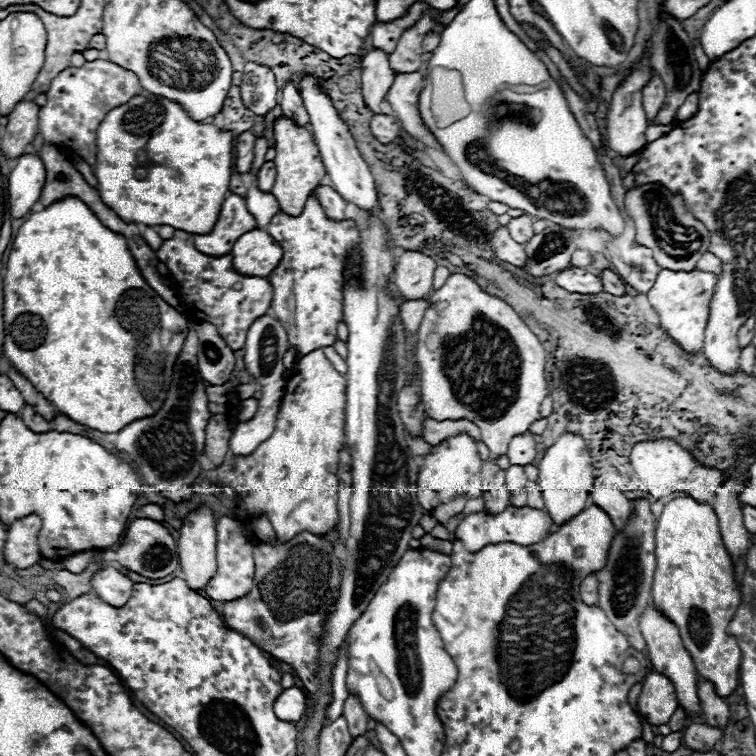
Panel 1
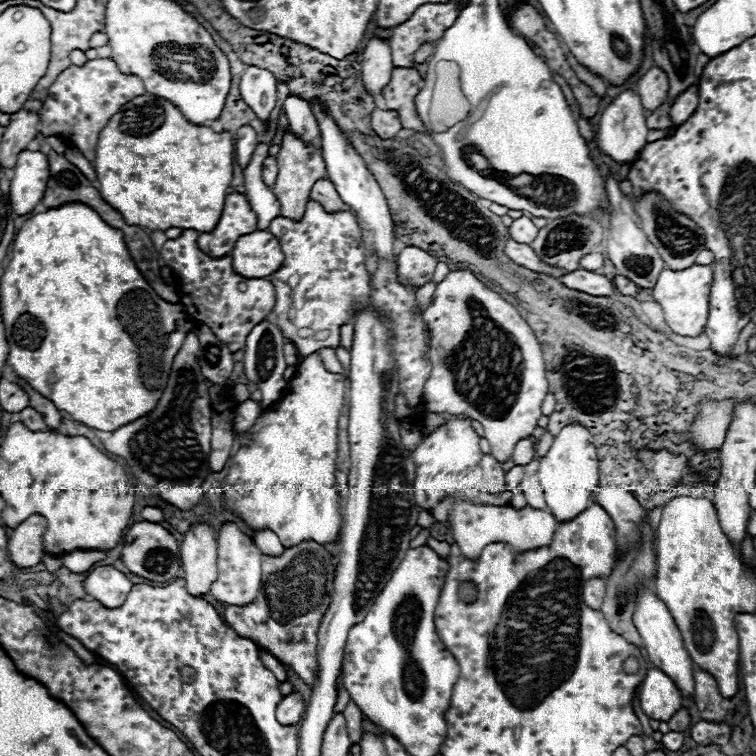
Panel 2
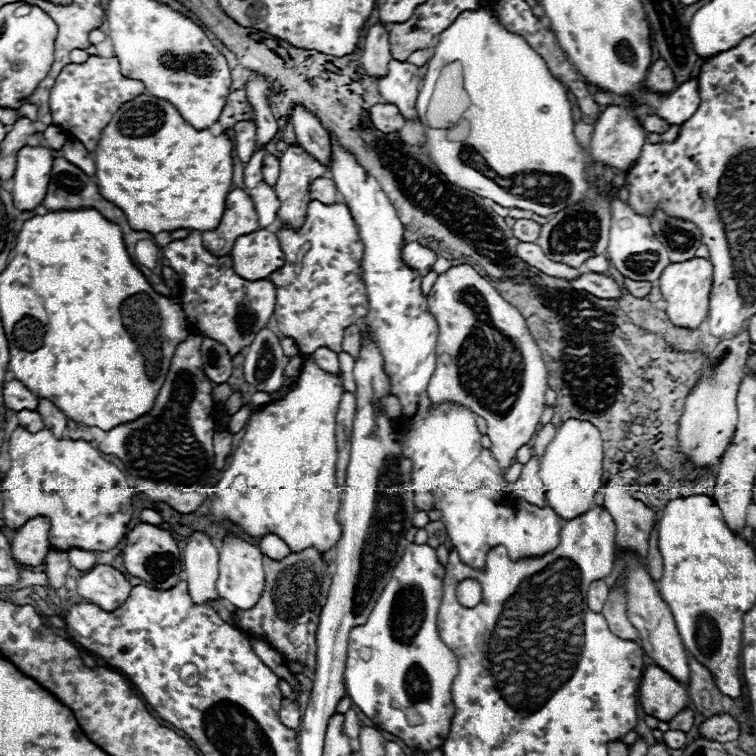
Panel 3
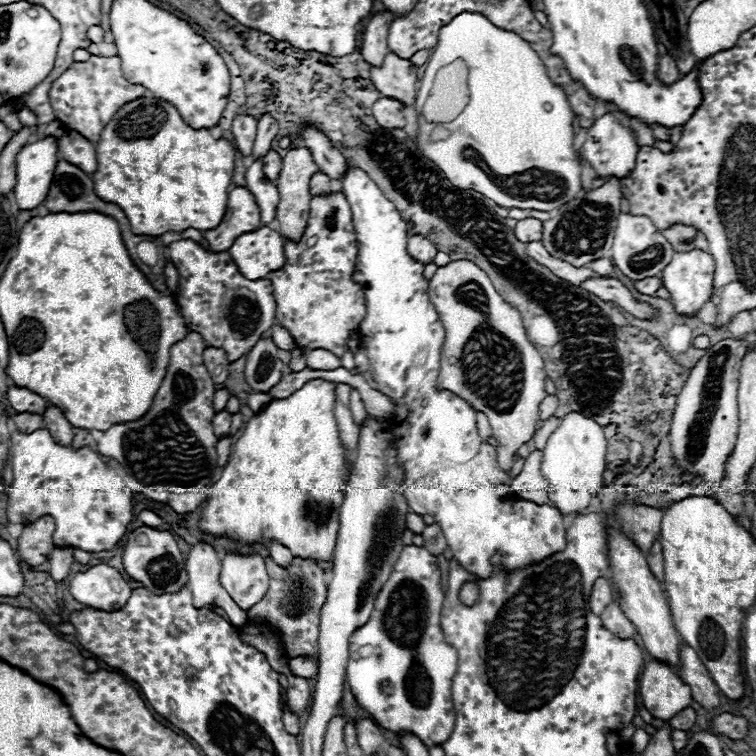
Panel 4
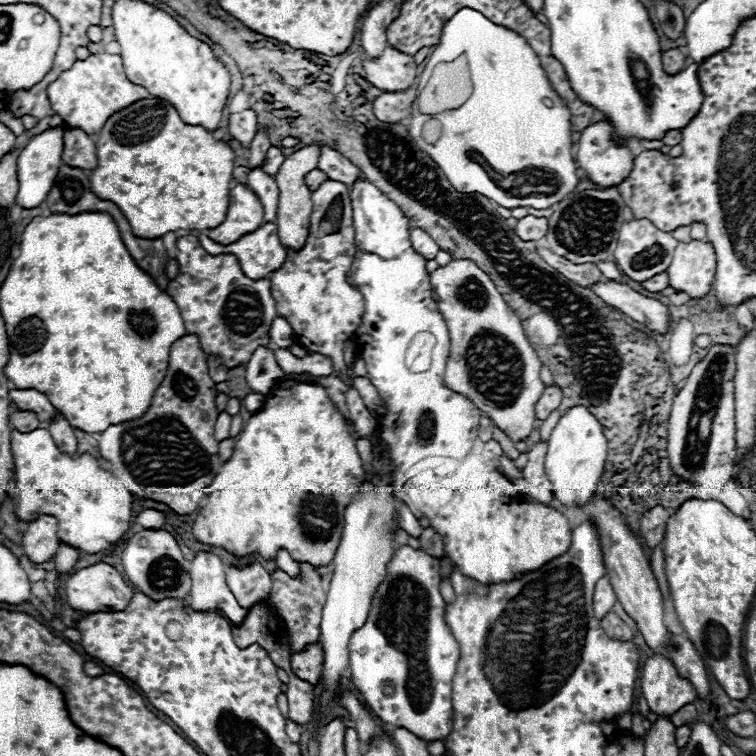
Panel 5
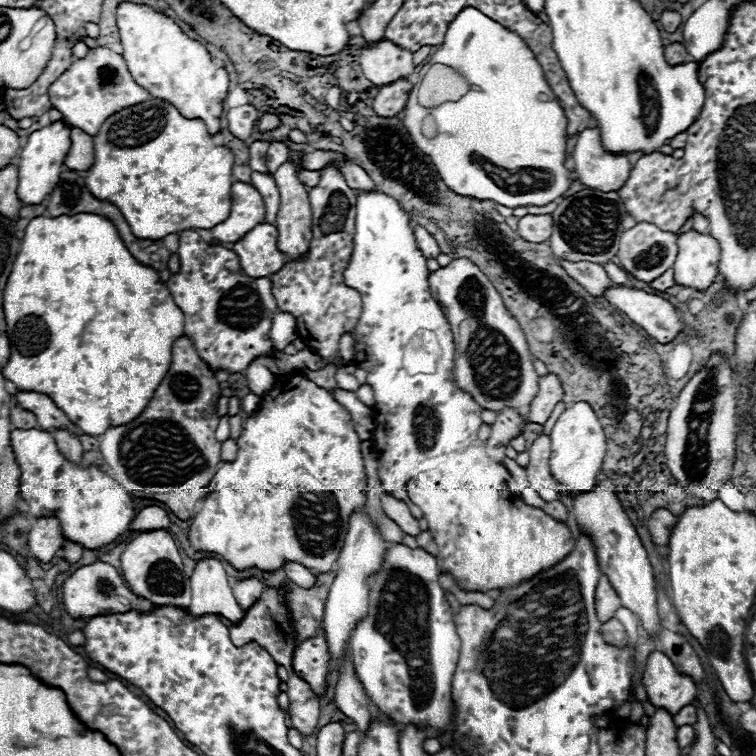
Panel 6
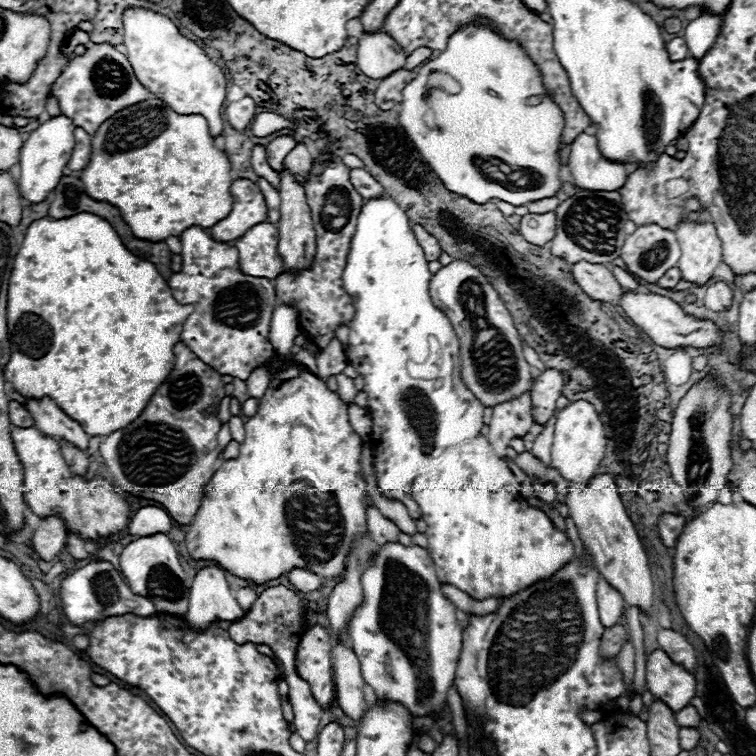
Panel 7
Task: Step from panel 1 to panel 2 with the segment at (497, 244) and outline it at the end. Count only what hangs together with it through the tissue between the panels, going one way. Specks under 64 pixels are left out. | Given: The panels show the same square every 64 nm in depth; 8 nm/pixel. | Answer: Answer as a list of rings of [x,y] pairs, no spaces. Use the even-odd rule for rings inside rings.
[[[510,240],[506,244],[506,254],[520,266],[526,266],[528,270],[534,270],[534,272],[542,272],[542,274],[548,274],[548,276],[554,276],[554,278],[560,278],[564,274],[568,274],[564,268],[558,268],[558,266],[548,266],[546,262],[542,262],[536,252],[528,246],[528,244],[520,244],[520,242],[514,242]]]

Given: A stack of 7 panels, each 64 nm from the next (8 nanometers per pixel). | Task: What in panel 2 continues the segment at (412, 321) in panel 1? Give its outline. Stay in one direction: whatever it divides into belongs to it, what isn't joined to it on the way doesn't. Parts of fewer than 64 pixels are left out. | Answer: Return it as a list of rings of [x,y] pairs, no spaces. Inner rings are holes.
[[[430,280],[430,282],[426,282],[426,284],[418,290],[418,300],[420,300],[422,310],[424,310],[424,308],[428,308],[430,300],[432,300],[432,294],[434,294],[434,288],[436,288],[436,282],[434,282],[434,280]]]

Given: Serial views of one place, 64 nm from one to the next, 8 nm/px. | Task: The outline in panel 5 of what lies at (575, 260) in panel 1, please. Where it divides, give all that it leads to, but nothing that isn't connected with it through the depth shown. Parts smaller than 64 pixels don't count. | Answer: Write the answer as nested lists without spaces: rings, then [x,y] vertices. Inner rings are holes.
[[[598,262],[596,264],[598,268],[600,268],[600,272],[608,278],[608,280],[620,280],[622,278],[622,274],[620,274],[620,268],[614,264],[614,262]]]

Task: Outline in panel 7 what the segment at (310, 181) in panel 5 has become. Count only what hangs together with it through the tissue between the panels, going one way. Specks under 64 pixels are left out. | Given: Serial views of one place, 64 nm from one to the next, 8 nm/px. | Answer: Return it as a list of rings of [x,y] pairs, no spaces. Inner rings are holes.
[[[296,144],[290,152],[288,158],[284,158],[284,170],[288,170],[296,180],[304,180],[310,170],[312,156],[304,144]]]

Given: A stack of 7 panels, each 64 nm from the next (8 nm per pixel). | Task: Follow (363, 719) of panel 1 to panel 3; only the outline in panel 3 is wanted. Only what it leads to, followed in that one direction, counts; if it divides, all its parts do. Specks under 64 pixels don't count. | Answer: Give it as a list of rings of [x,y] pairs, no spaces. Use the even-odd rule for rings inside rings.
[[[348,710],[344,716],[346,716],[344,732],[346,732],[346,736],[350,738],[350,740],[348,740],[348,742],[350,742],[350,750],[352,750],[352,752],[358,752],[358,750],[360,750],[360,742],[358,742],[358,734],[360,734],[360,720],[358,720],[358,716],[356,716],[352,710]]]

